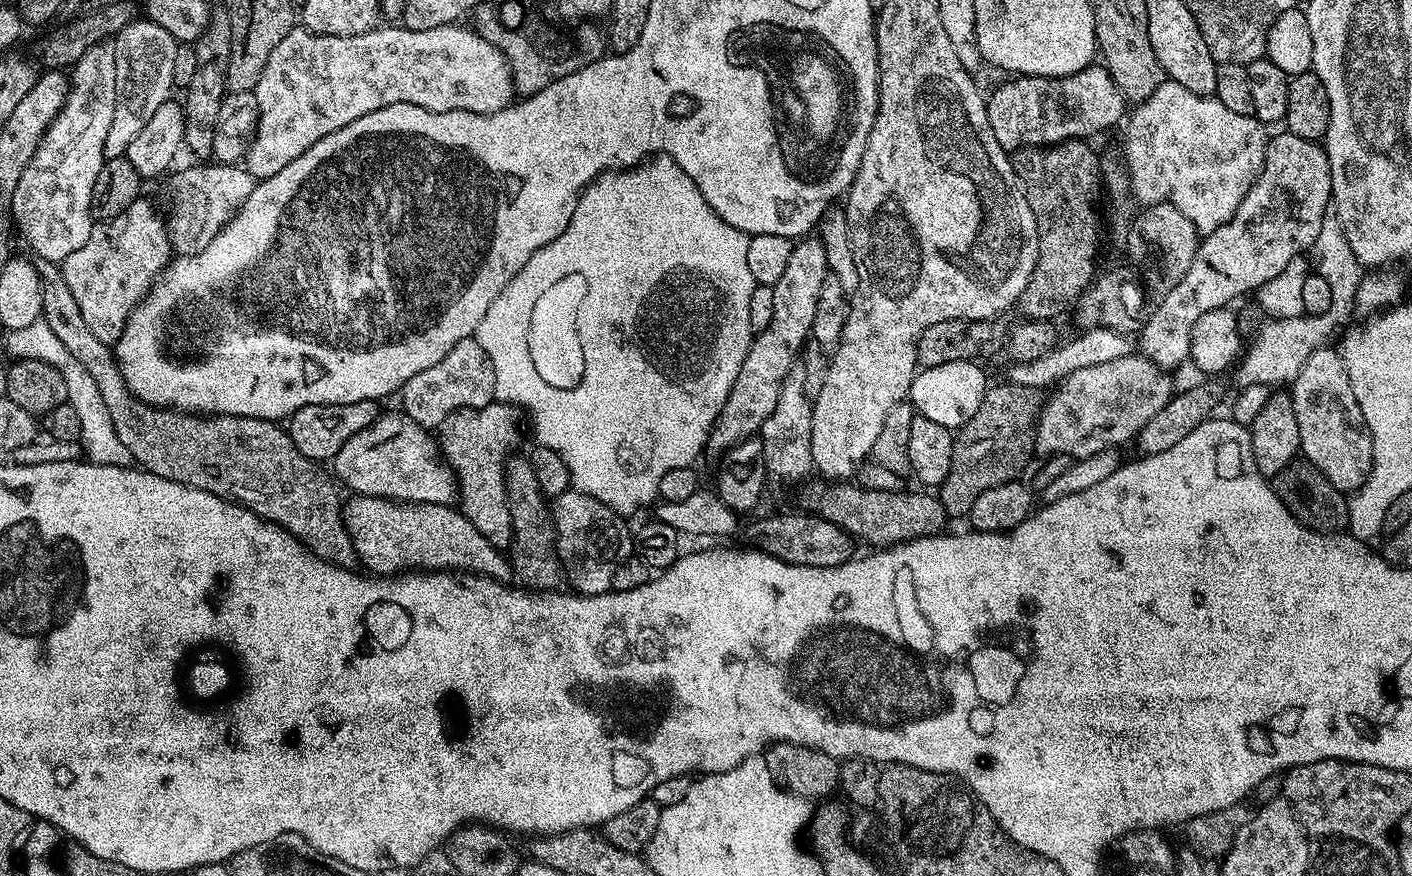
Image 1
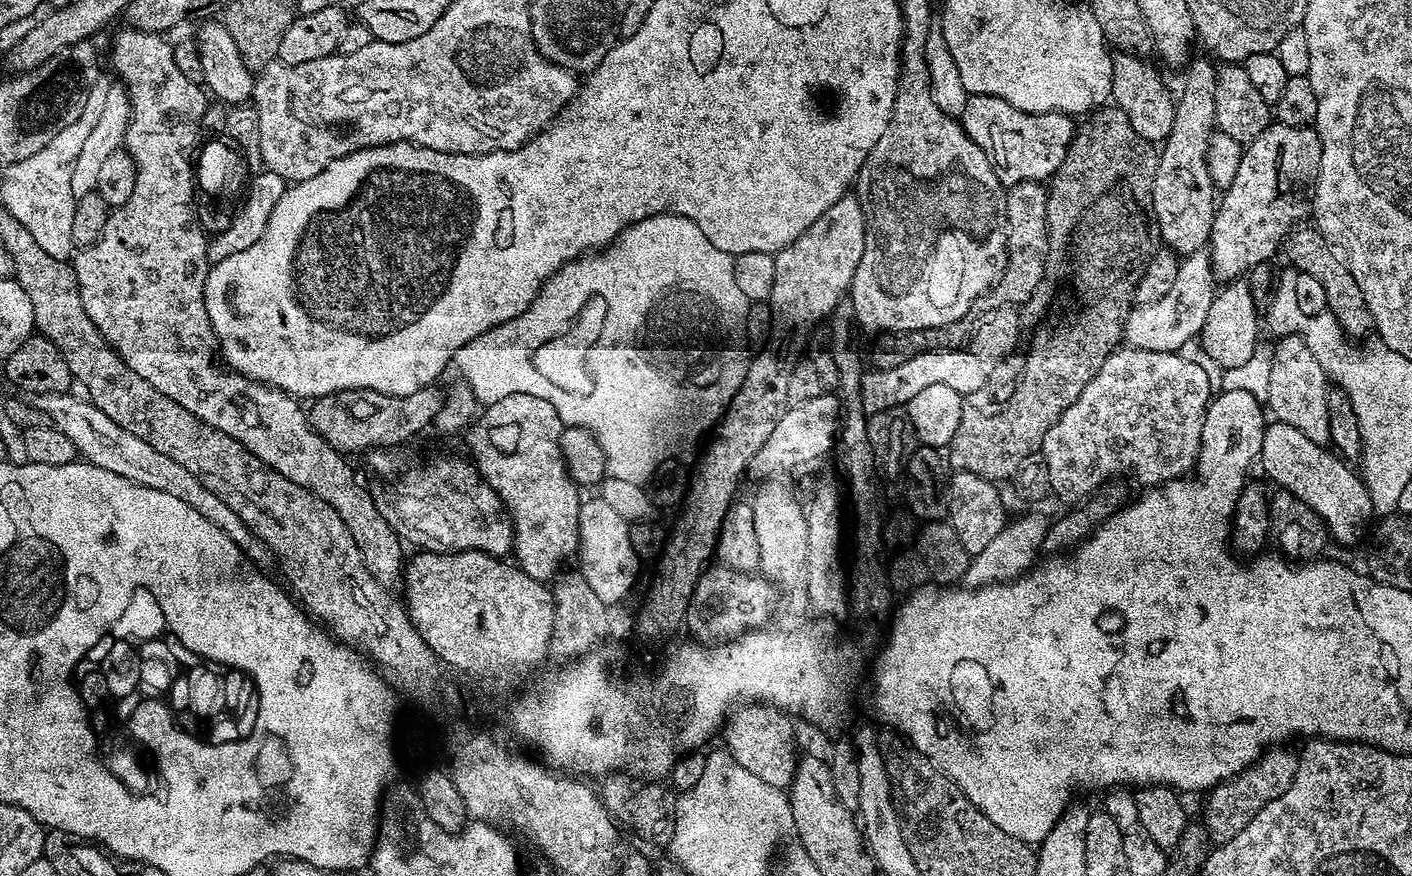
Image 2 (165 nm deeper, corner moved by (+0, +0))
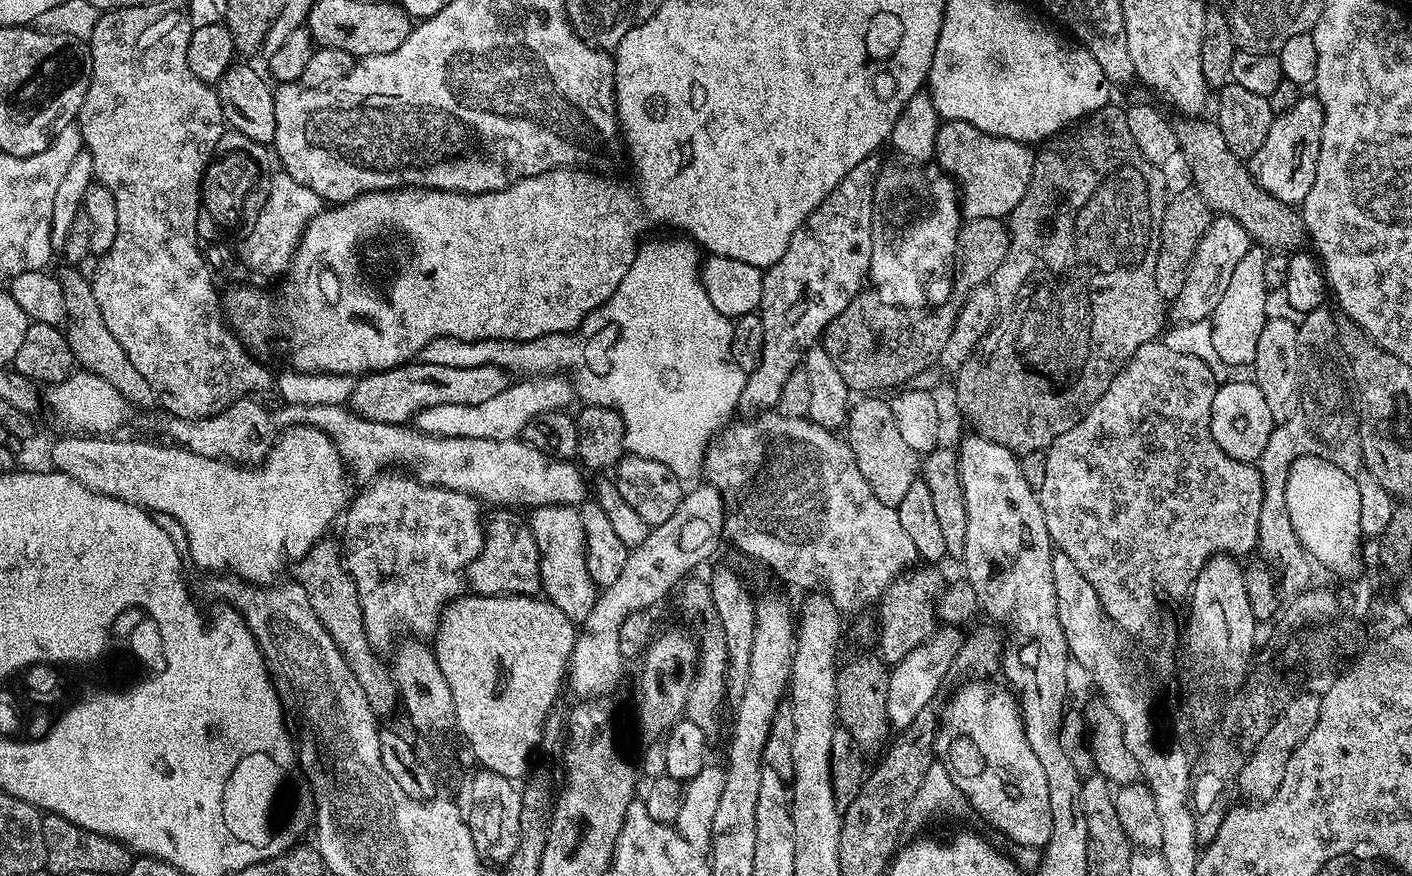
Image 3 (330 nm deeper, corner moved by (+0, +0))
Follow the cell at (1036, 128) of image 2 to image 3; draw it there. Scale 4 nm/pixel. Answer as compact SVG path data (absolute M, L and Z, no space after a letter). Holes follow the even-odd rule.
M945 120L936 135L935 163L958 185L958 199L968 220L1011 216L1030 186L1034 152L1027 144L1002 140L957 120Z

